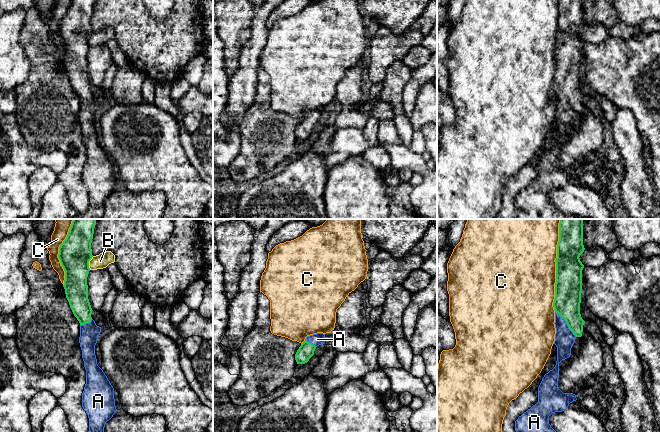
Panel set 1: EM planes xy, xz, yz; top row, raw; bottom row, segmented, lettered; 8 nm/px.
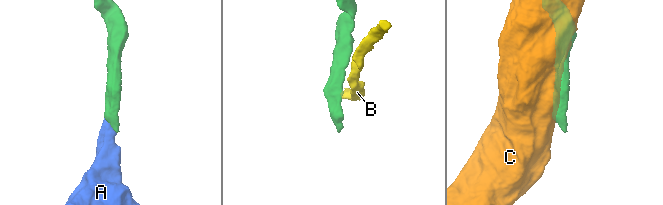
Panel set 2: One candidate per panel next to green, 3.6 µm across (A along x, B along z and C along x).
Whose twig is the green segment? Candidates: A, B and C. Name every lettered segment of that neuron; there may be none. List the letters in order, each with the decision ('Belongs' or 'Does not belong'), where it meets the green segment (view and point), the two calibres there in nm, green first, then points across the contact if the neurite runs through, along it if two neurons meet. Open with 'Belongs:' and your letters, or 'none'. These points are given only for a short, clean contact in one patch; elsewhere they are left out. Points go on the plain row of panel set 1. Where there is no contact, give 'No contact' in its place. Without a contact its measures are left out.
Belongs: A
A: Belongs. Touches green at yz (567, 100). Thickness 220 nm (green) against 160 nm. Path across: yz (567, 76), (567, 100), (564, 114)
B: Does not belong. Touches green at xy (88, 39). Thickness 260 nm (green) against 120 nm. Boundary: xy (93, 32), (89, 37), (89, 45)
C: Does not belong. Touches green at yz (556, 44). Thickness 220 nm (green) against 500 nm

